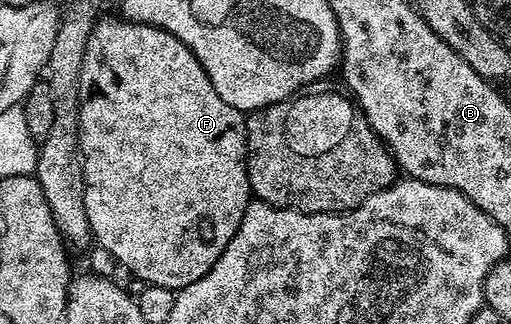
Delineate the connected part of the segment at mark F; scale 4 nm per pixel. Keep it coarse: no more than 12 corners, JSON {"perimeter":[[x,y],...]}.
{"perimeter":[[93,25],[89,233],[176,292],[251,201],[245,120],[175,36]]}

